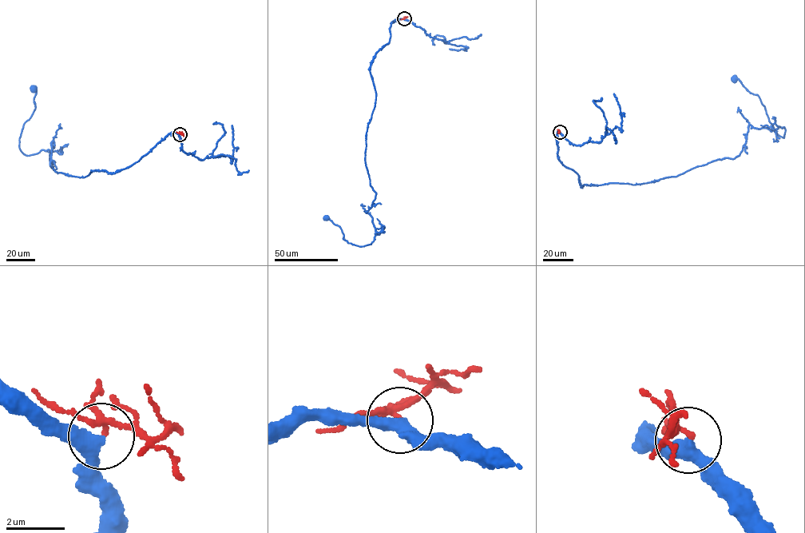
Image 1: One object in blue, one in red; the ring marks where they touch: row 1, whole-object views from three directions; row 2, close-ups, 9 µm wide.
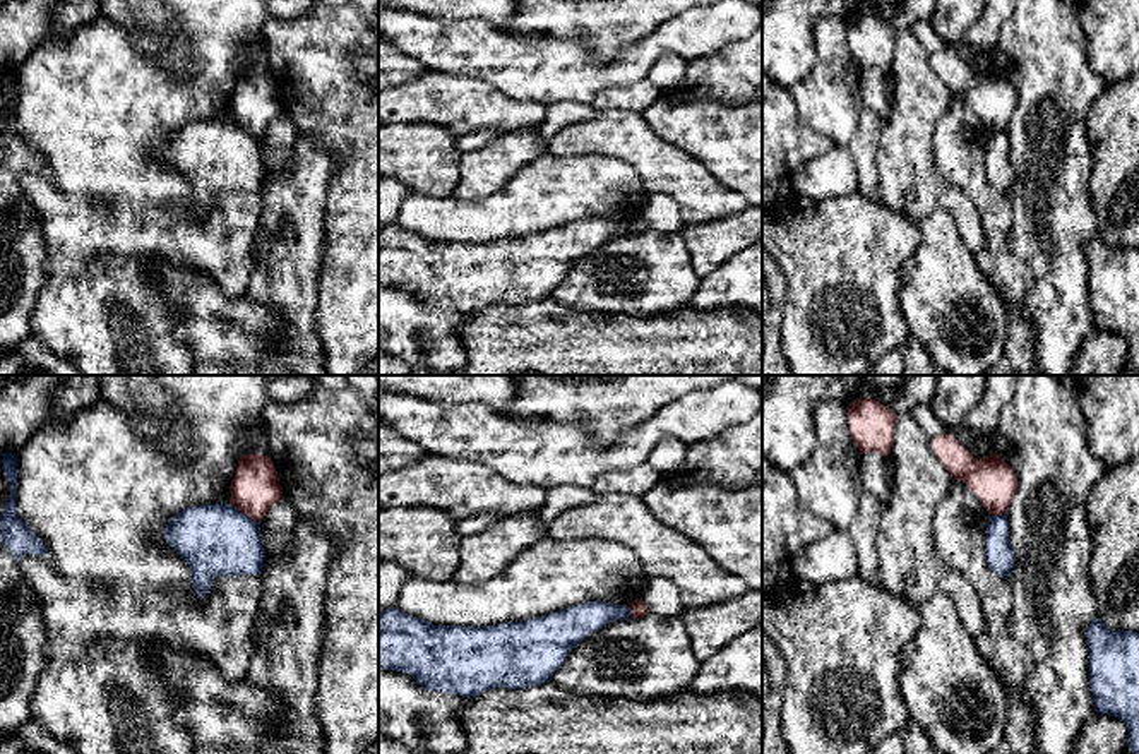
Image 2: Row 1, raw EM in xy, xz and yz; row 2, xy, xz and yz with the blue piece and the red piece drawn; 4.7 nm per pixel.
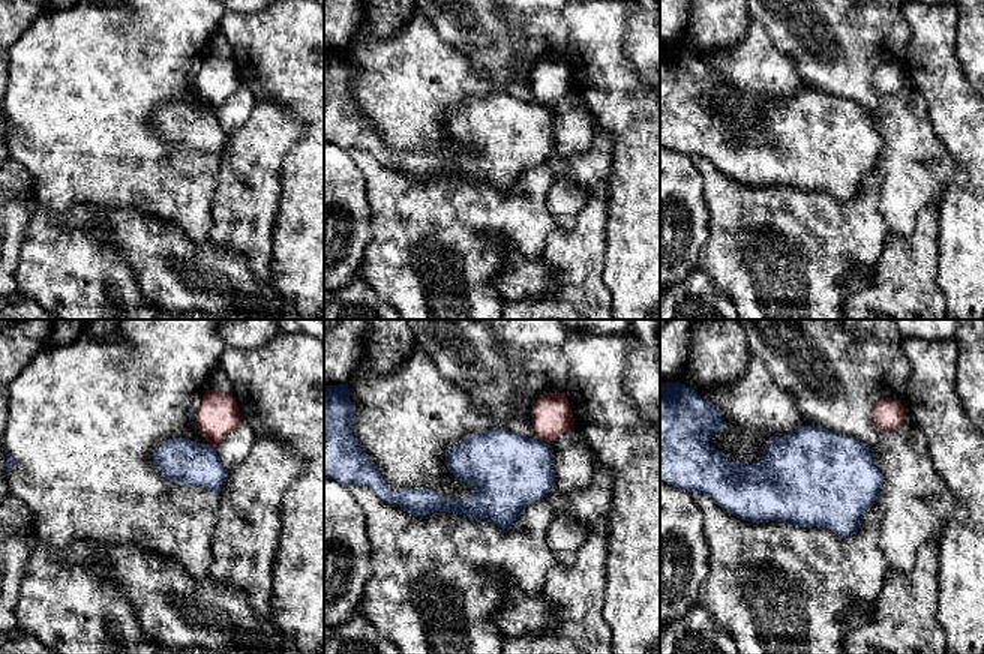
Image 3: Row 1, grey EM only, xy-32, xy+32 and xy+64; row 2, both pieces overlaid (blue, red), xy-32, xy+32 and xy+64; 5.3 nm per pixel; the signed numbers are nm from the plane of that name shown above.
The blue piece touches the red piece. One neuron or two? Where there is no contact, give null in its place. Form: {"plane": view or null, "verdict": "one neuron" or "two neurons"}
{"plane": "xy", "verdict": "two neurons"}

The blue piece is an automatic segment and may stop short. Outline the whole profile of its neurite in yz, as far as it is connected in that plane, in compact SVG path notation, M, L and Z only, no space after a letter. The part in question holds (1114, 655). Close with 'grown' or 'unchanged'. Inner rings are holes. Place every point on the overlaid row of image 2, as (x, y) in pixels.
M1094 619L1086 636L1094 711L1122 720L1129 733L1127 747L1139 754L1139 632L1110 631L1100 619Z | unchanged

